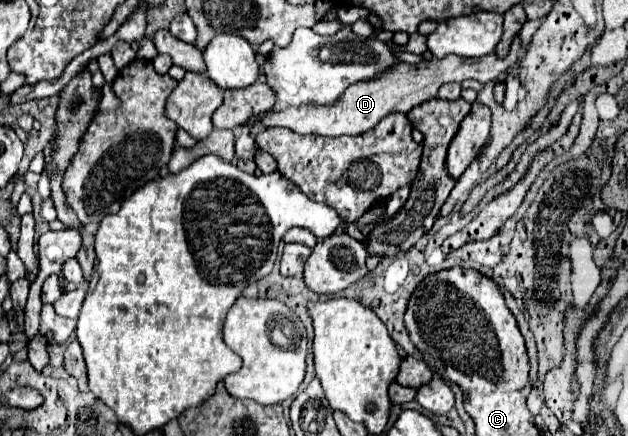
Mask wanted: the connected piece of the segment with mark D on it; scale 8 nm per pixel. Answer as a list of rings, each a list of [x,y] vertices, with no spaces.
[[[516,36],[512,42],[510,54],[504,60],[498,60],[496,54],[488,54],[486,58],[462,58],[462,56],[452,54],[442,60],[434,58],[430,62],[420,62],[420,64],[400,62],[372,82],[356,82],[354,86],[350,86],[346,90],[342,100],[338,100],[332,106],[300,106],[300,108],[290,106],[280,112],[270,112],[252,126],[250,136],[256,138],[258,130],[264,130],[264,128],[288,128],[288,130],[294,130],[296,134],[320,134],[320,136],[350,134],[350,136],[356,136],[356,134],[362,134],[362,132],[374,128],[382,118],[386,118],[386,114],[392,114],[392,112],[408,114],[414,106],[426,102],[428,98],[434,98],[442,84],[462,82],[468,78],[474,78],[482,84],[496,80],[500,74],[506,72],[506,68],[510,68],[518,60],[518,54],[520,54],[520,40]]]

